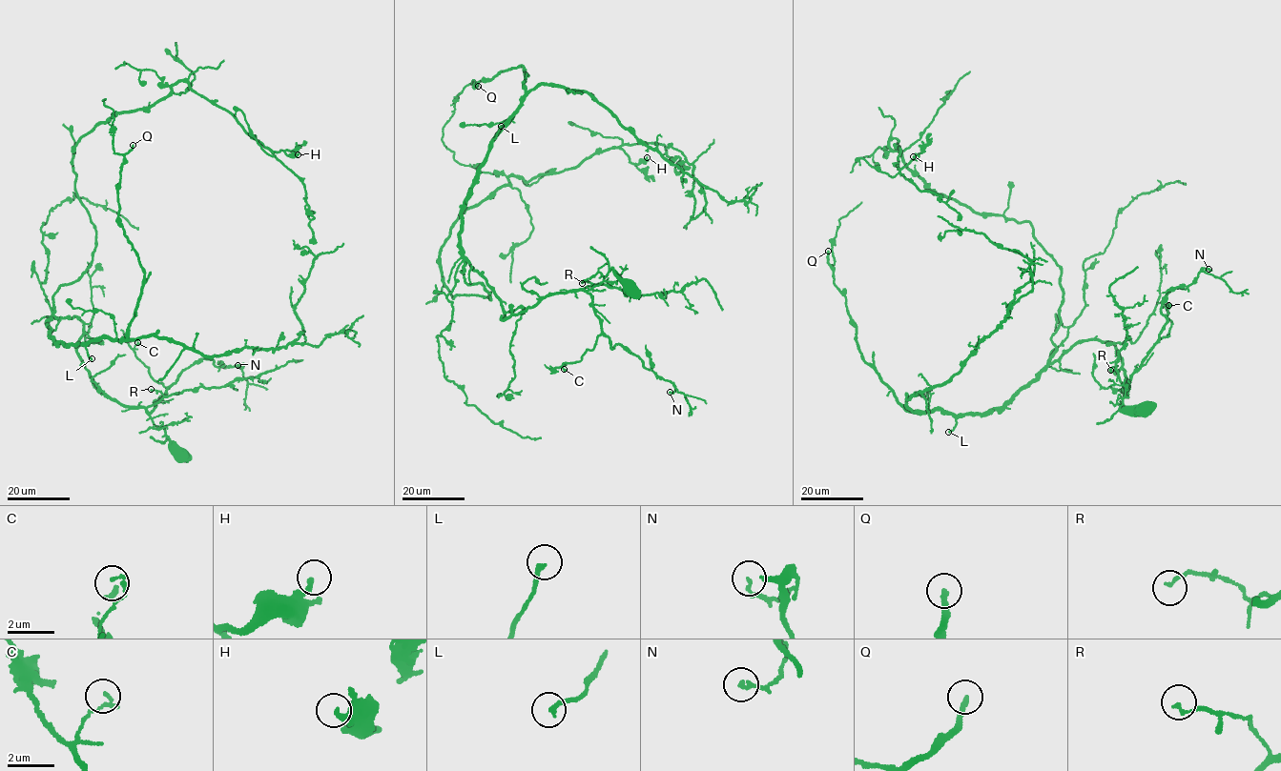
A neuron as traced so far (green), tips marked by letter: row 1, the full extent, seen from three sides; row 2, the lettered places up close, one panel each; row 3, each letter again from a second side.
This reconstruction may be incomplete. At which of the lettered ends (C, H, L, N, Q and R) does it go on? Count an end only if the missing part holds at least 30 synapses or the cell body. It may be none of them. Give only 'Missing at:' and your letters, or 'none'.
Missing at: none

